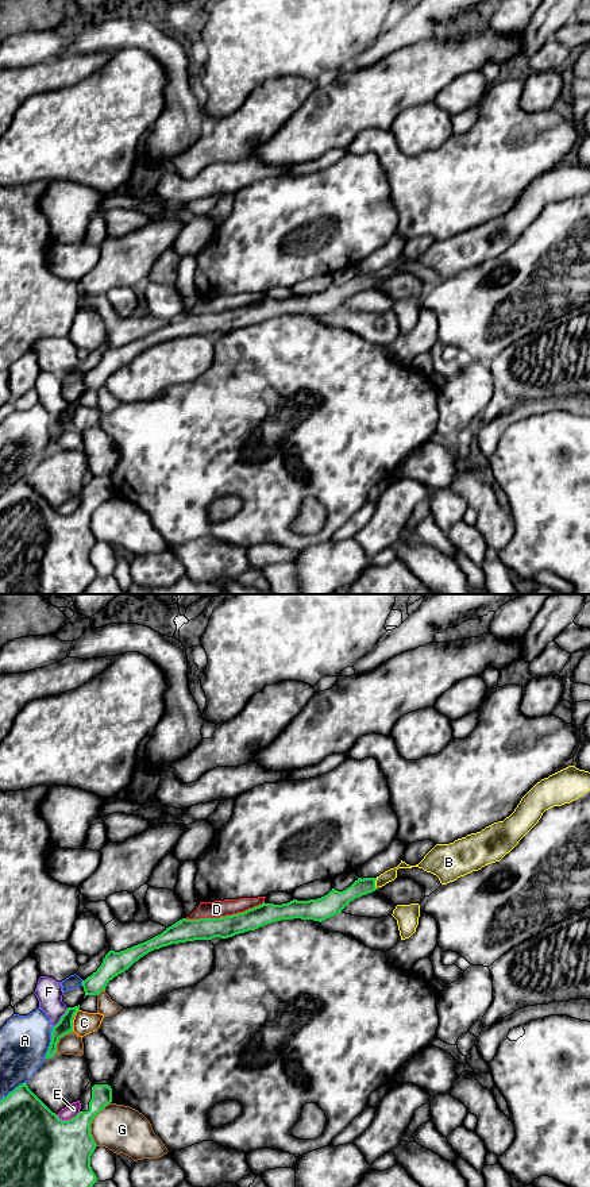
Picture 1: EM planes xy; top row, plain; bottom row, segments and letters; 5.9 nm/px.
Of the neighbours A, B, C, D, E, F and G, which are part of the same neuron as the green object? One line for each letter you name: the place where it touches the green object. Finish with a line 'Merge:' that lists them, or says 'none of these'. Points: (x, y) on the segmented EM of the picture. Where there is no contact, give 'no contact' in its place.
B: meets green in xy at (374, 883)
Merge: B

